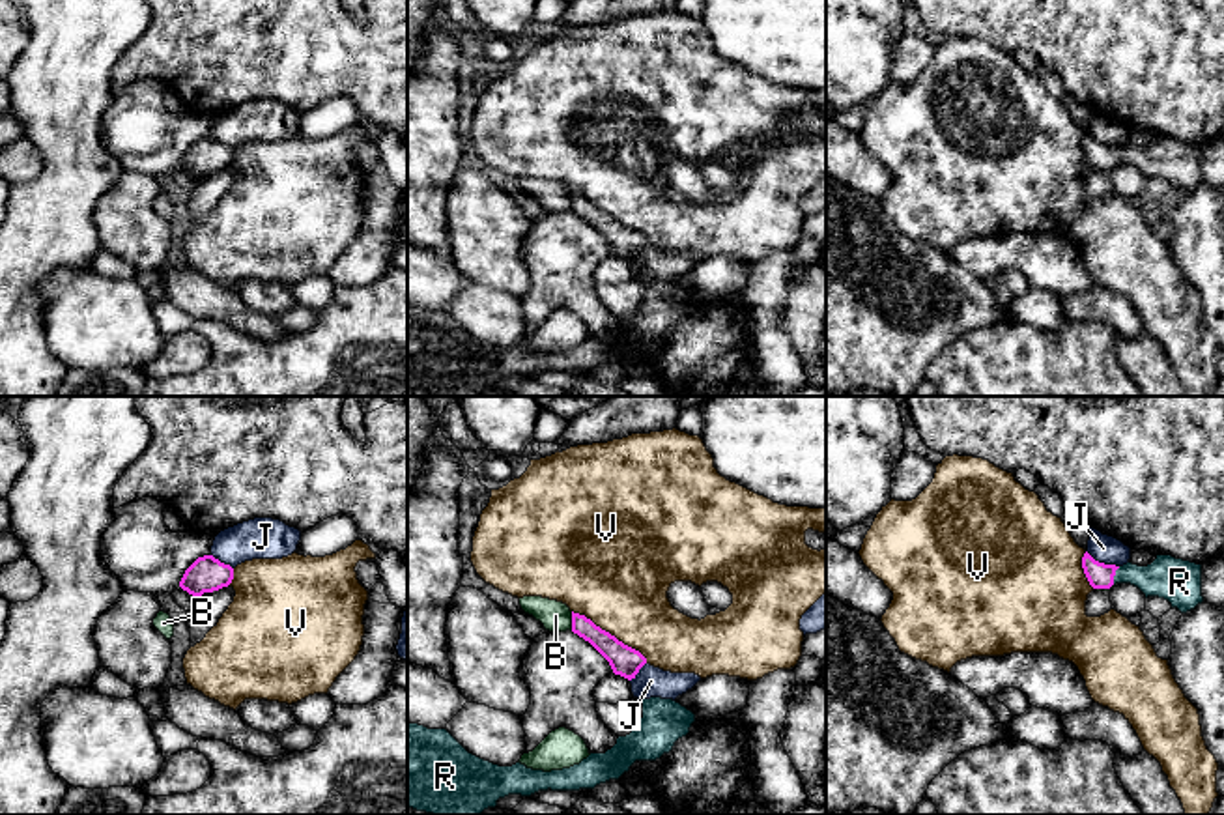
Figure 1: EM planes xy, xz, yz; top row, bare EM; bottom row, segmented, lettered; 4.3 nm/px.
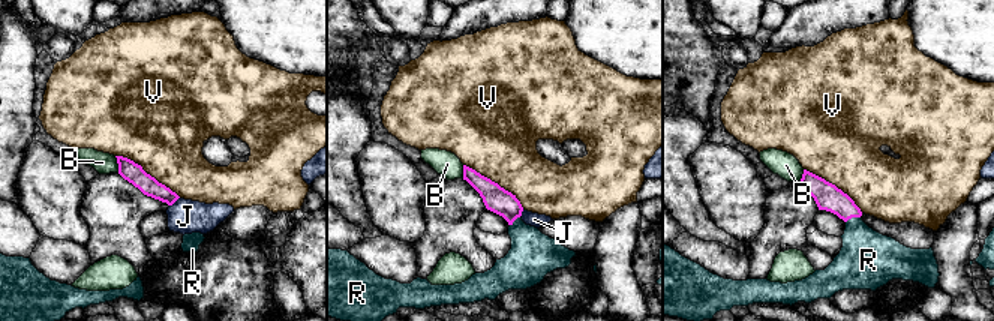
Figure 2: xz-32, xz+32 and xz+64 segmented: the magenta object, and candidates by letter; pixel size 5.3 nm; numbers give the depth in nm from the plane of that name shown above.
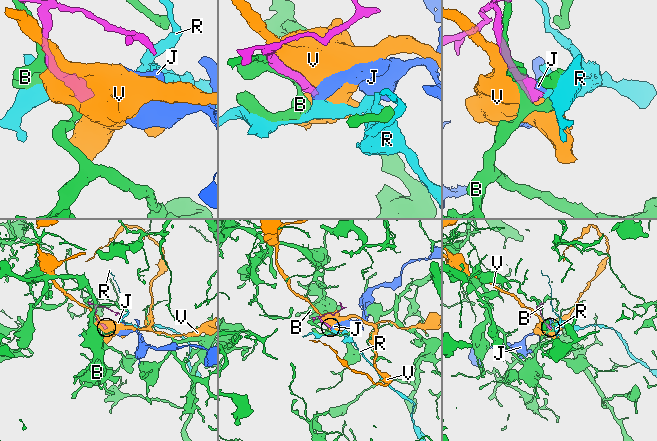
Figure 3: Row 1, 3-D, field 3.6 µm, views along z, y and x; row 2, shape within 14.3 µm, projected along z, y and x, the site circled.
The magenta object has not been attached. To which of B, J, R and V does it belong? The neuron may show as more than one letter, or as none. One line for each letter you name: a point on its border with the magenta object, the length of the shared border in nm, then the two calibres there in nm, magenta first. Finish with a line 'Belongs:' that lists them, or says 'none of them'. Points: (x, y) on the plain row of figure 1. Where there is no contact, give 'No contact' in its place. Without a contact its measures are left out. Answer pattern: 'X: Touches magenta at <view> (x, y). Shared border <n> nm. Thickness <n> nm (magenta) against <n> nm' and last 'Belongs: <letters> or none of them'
R: Touches magenta at yz (1114, 156). Shared border 90 nm. Thickness 110 nm (magenta) against 180 nm
Belongs: R

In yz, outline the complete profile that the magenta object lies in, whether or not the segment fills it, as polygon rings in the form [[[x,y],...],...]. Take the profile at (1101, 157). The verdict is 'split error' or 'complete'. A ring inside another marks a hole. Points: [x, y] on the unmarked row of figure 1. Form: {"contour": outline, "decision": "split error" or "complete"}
{"contour": [[[1086,133],[1082,150],[1093,170],[1110,170],[1116,164],[1131,164],[1138,168],[1146,179],[1164,179],[1181,194],[1187,194],[1203,183],[1202,146],[1172,136],[1157,136],[1147,148],[1132,144],[1116,148],[1099,144]]], "decision": "split error"}

